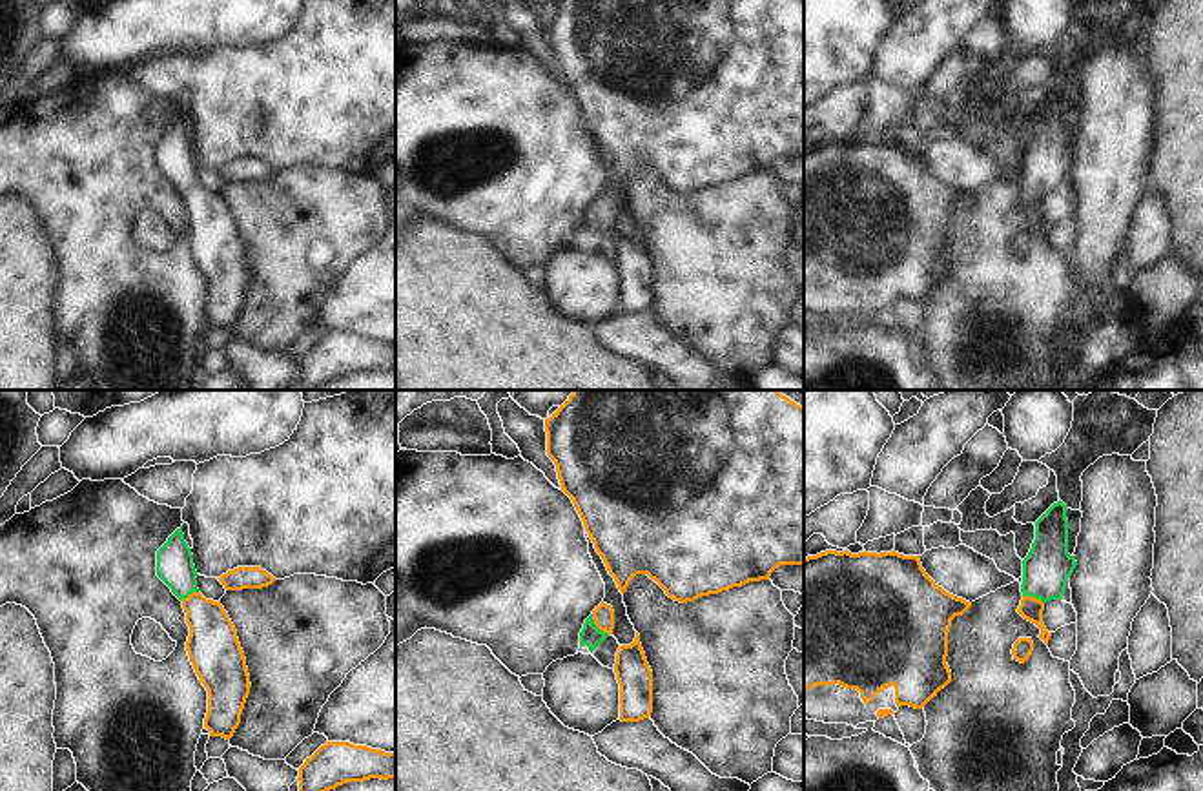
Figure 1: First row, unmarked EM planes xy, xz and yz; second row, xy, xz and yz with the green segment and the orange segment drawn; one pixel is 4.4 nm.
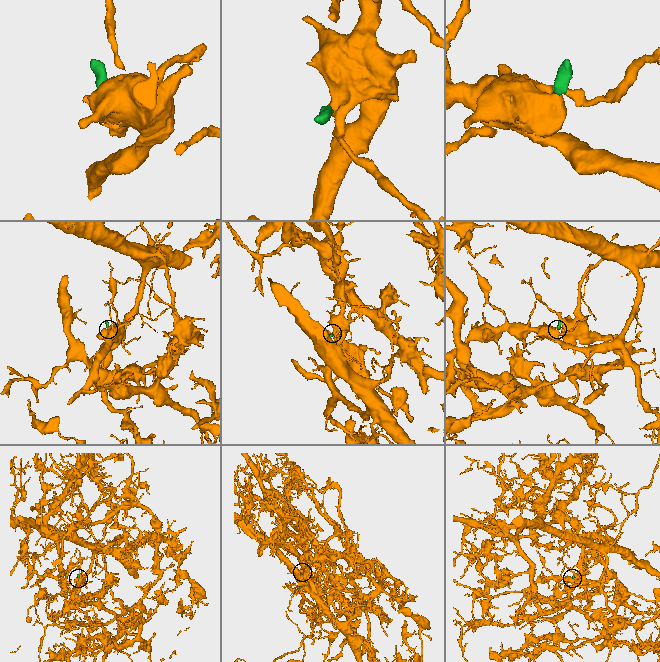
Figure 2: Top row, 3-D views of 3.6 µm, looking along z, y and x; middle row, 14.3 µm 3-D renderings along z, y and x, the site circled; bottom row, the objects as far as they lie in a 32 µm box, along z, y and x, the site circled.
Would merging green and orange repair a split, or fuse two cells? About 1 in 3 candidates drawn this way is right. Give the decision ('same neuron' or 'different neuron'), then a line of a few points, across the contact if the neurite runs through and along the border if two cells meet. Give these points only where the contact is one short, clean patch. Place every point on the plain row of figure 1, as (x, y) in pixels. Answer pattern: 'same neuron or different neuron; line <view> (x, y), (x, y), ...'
same neuron; line xz (591, 228), (596, 219), (604, 208)

